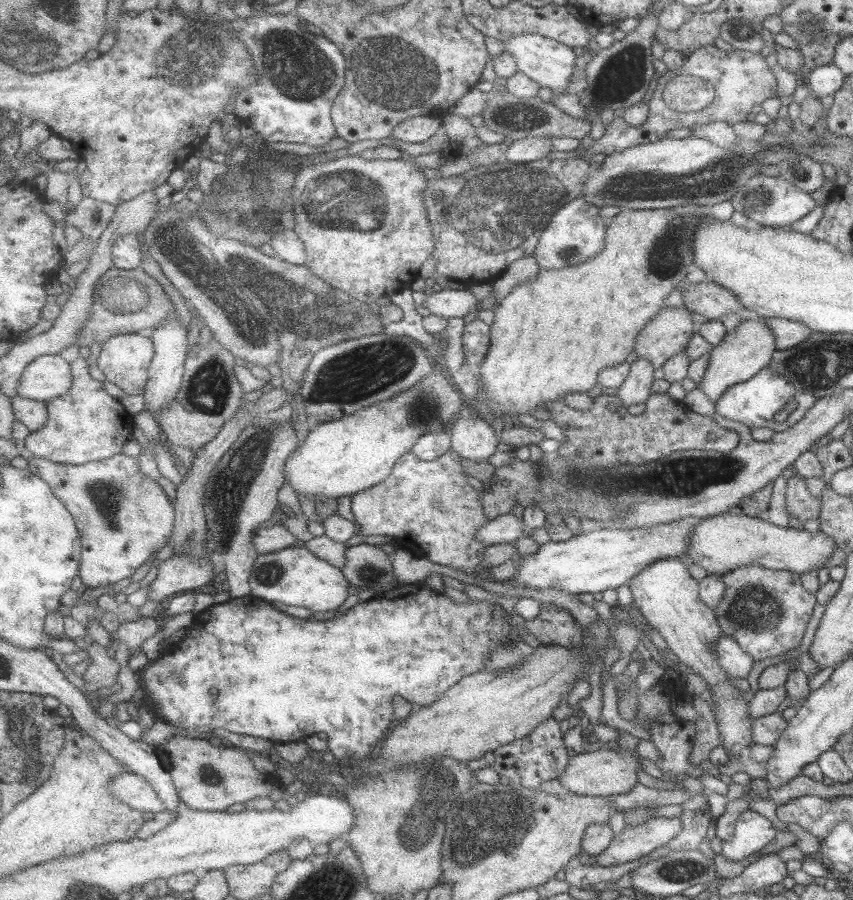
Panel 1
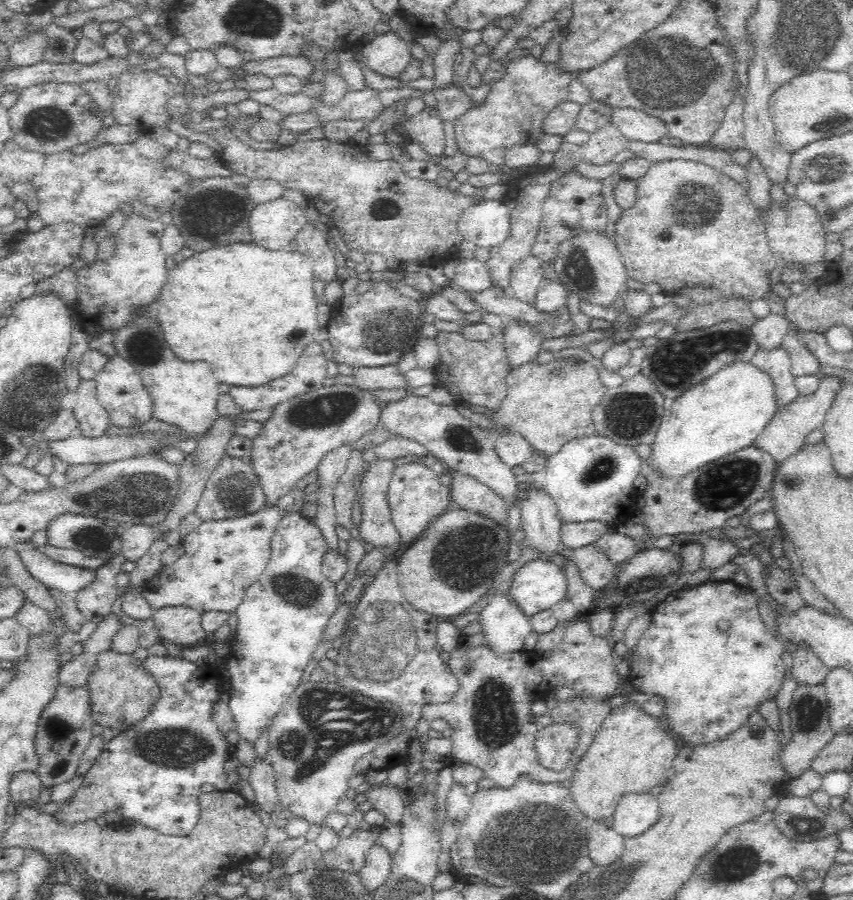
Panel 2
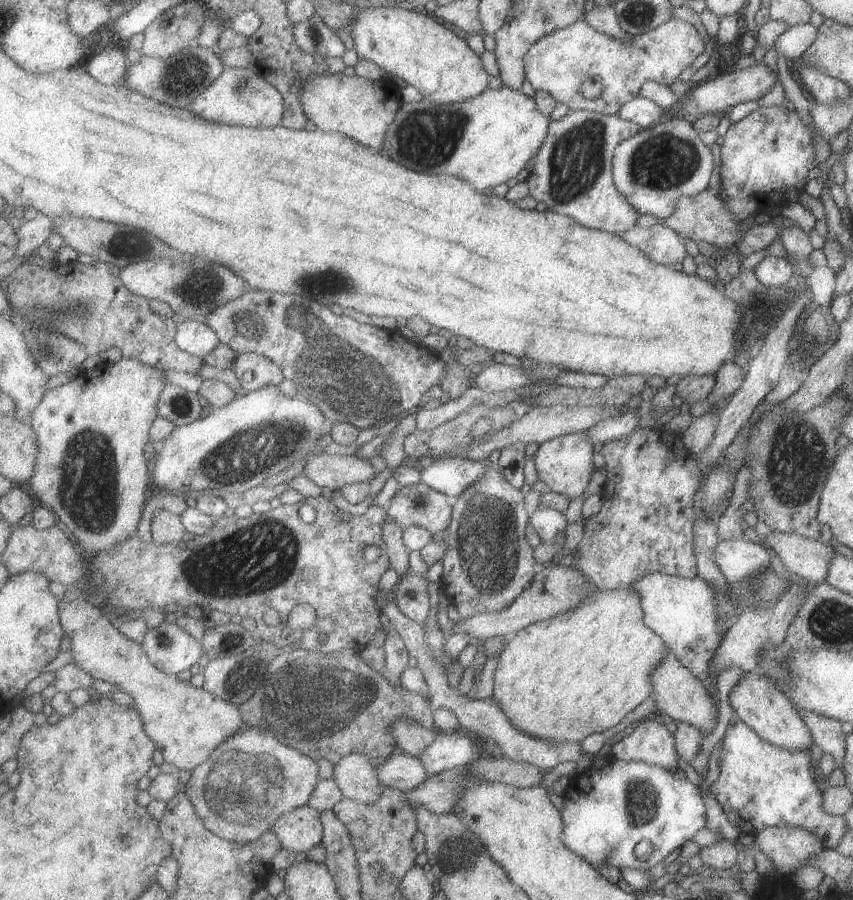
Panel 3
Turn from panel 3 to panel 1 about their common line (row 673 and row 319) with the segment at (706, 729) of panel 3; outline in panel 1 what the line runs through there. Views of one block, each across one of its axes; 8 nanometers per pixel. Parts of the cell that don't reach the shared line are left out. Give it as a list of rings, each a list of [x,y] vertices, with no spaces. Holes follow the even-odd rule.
[[[685,306],[659,308],[638,332],[634,352],[638,357],[647,358],[653,369],[658,369],[669,356],[683,352],[696,327]]]

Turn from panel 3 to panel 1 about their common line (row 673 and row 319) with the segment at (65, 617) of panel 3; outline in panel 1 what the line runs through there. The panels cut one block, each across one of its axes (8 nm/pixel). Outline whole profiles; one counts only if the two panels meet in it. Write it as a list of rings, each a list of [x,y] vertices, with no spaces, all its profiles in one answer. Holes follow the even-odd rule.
[[[113,266],[97,283],[91,317],[85,323],[85,327],[79,331],[75,345],[88,347],[93,346],[95,342],[105,343],[109,338],[119,334],[150,332],[161,323],[165,323],[167,317],[175,310],[161,284],[141,267],[135,270],[123,270]]]

